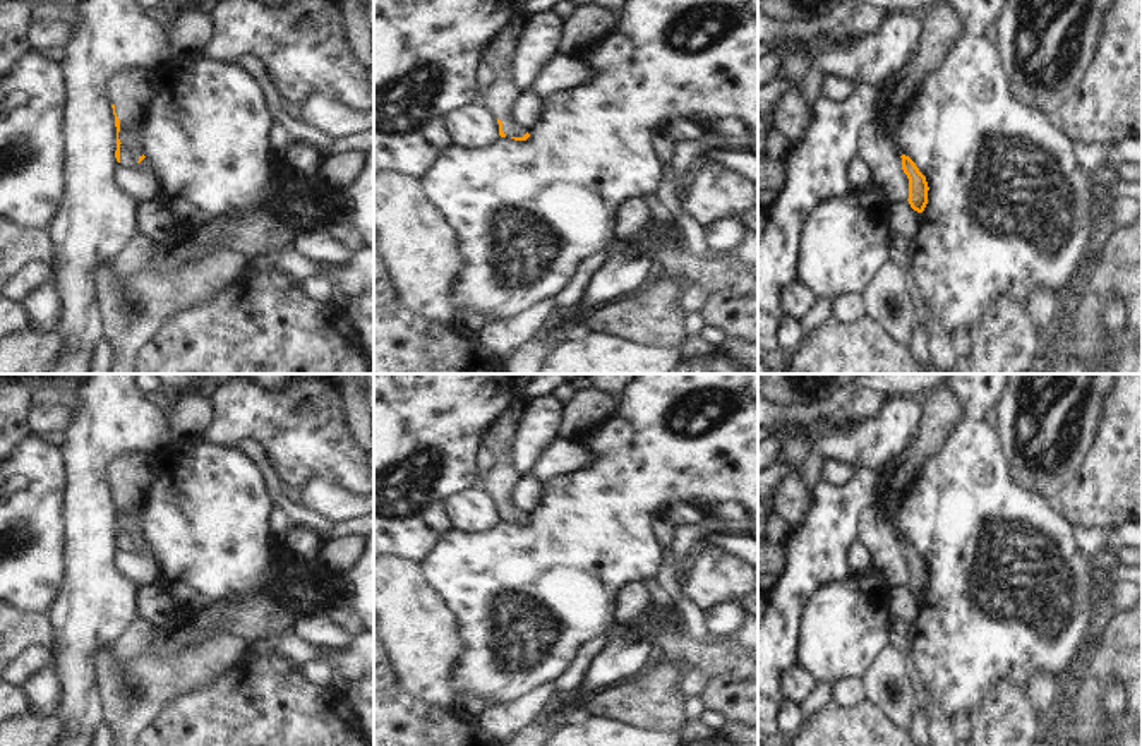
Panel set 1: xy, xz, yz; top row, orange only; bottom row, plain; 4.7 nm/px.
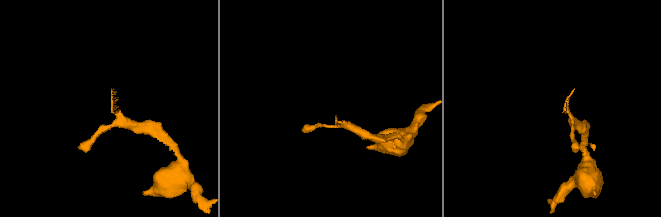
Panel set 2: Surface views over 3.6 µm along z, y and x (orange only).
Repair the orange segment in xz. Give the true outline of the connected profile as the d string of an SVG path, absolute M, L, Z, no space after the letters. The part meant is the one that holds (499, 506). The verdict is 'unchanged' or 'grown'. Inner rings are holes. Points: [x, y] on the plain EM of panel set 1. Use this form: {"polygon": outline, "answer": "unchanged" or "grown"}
{"polygon": "M516 374L516 398L502 420L484 437L482 446L494 458L494 466L485 475L485 490L497 501L499 520L514 525L526 525L530 518L513 506L513 492L525 475L514 460L514 444L520 424L526 417L530 400L525 391L540 374Z", "answer": "grown"}

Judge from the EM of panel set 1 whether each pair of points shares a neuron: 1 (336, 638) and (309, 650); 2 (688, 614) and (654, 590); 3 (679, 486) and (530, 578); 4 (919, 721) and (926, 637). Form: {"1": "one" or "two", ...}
{"1": "two", "2": "two", "3": "one", "4": "two"}

